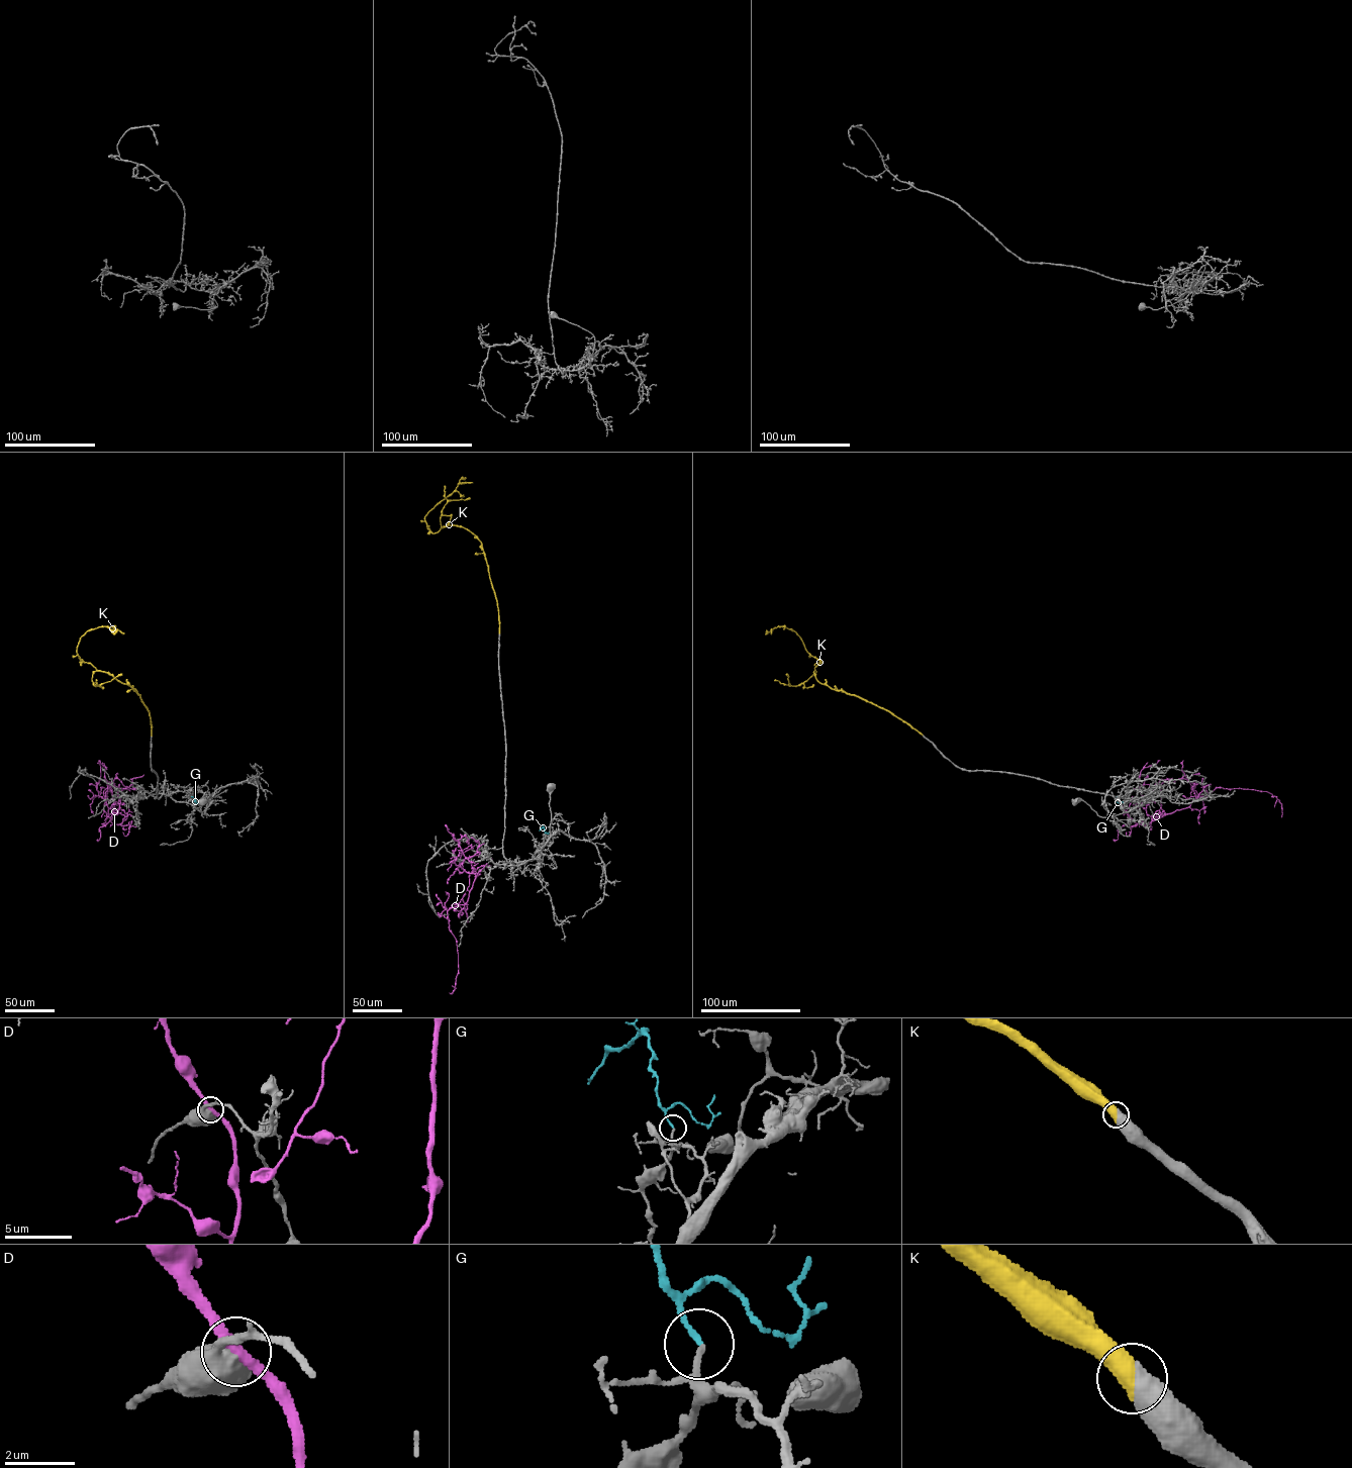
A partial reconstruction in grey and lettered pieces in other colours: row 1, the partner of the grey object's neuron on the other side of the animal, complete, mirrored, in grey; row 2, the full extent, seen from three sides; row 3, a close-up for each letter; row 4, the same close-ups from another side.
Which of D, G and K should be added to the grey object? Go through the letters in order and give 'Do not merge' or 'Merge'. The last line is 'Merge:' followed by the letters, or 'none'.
D: Do not merge
G: Merge
K: Merge
Merge: G, K

